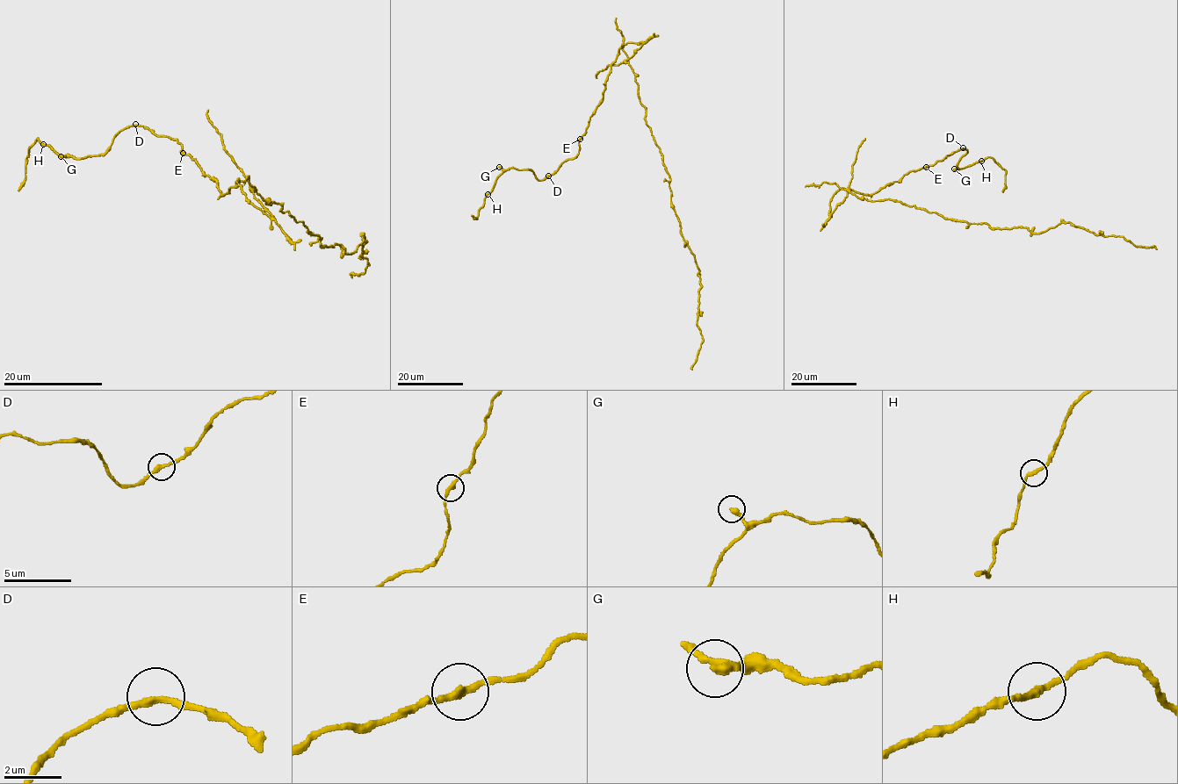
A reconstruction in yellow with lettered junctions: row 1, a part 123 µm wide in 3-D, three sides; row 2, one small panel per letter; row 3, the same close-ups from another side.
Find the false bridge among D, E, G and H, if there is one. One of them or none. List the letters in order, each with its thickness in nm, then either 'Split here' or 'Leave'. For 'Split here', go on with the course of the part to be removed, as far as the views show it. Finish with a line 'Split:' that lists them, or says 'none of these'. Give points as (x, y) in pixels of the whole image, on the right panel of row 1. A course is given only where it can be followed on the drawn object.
D: Thickness 240 nm. Leave
E: Thickness 240 nm. Split here. Course of the part to remove: (926, 167), (870, 194), (841, 188), (830, 216), (850, 192), (992, 228), (1041, 233), (1071, 222), (1156, 249)
G: Thickness 340 nm. Leave
H: Thickness 240 nm. Leave
Split: E

